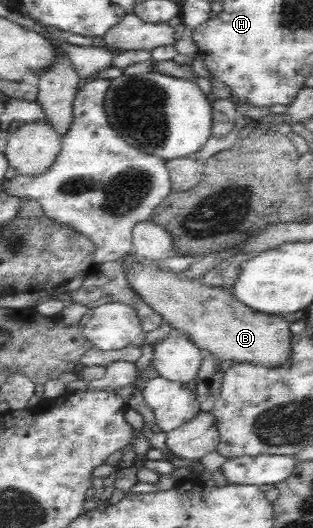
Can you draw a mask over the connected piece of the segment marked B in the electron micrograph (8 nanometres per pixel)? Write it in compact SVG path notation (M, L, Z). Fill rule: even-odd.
M138 259L127 273L127 281L131 288L150 306L157 311L164 322L168 322L188 336L198 349L208 352L220 361L231 361L233 364L250 363L268 368L289 368L293 356L293 335L290 331L290 323L276 315L256 312L248 306L240 303L234 295L222 290L220 286L204 286L199 279L180 280L178 274L162 272L150 265L150 260Z

